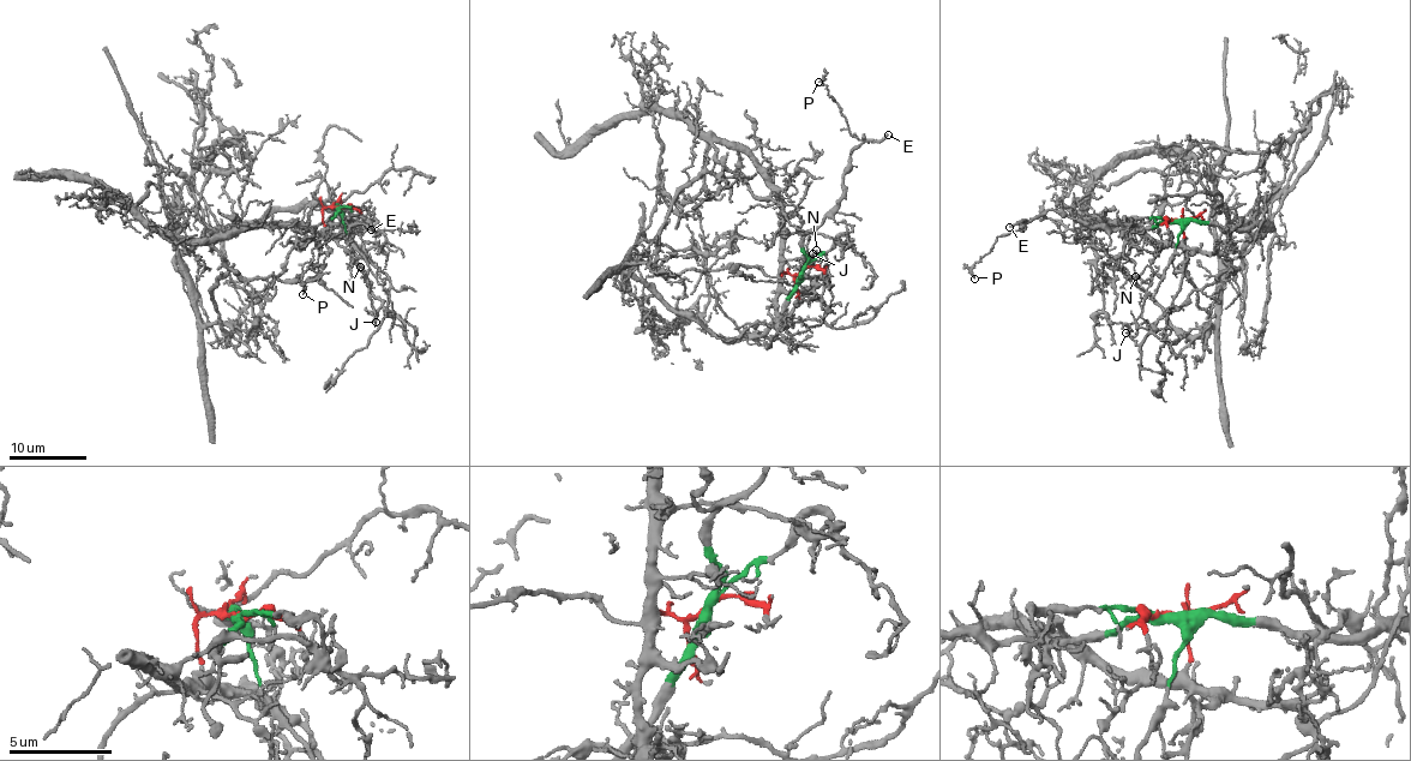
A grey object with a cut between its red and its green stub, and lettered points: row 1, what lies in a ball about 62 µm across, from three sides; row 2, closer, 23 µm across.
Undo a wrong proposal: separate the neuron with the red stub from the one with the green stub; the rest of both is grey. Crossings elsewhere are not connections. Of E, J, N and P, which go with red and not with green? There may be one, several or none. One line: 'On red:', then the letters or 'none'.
On red: J, N

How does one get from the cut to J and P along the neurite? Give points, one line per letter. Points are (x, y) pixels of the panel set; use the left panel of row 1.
J: (336, 207), (324, 210), (326, 237), (335, 239), (367, 280), (368, 298), (377, 323)
P: (336, 207), (331, 222), (348, 222), (337, 213), (349, 228), (312, 250), (301, 283), (302, 294)

